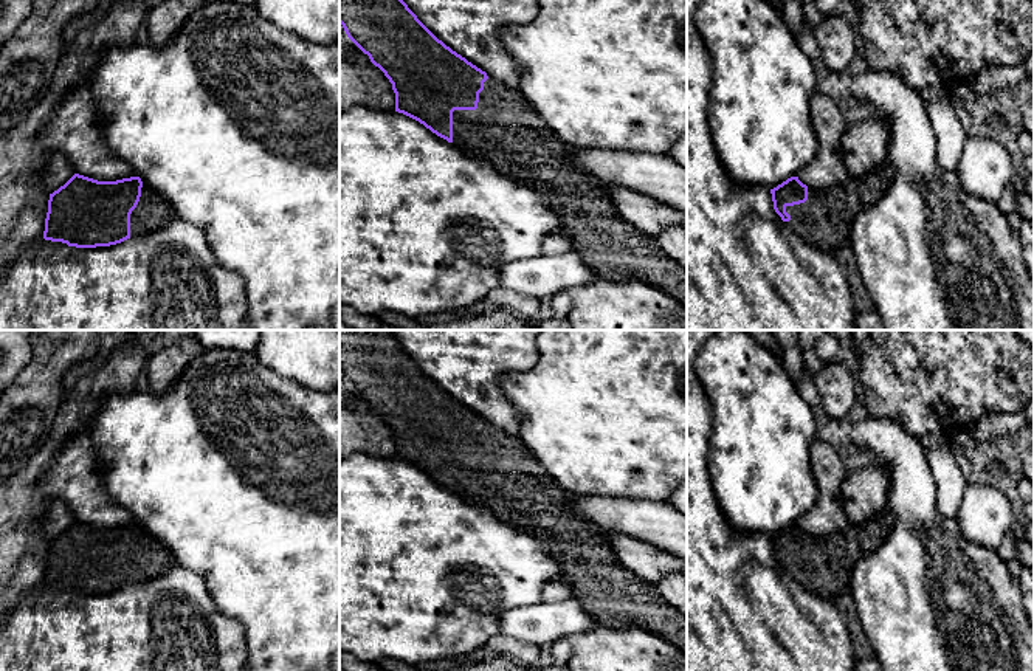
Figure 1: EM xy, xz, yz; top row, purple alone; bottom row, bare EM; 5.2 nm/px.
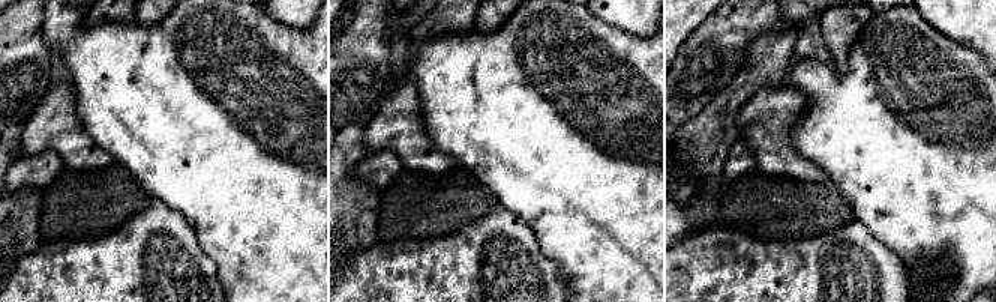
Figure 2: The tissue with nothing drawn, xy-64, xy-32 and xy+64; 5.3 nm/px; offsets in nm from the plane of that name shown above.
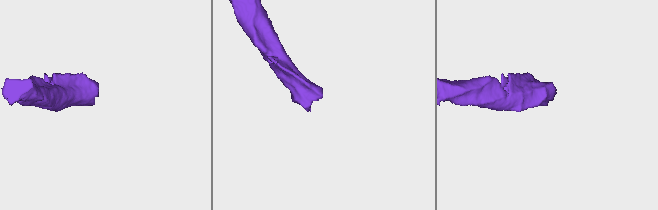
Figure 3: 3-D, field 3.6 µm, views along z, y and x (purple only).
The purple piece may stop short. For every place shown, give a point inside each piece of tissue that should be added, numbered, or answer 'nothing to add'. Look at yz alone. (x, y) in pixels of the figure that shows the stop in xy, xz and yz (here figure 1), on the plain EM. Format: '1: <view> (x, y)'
1: yz (823, 567)

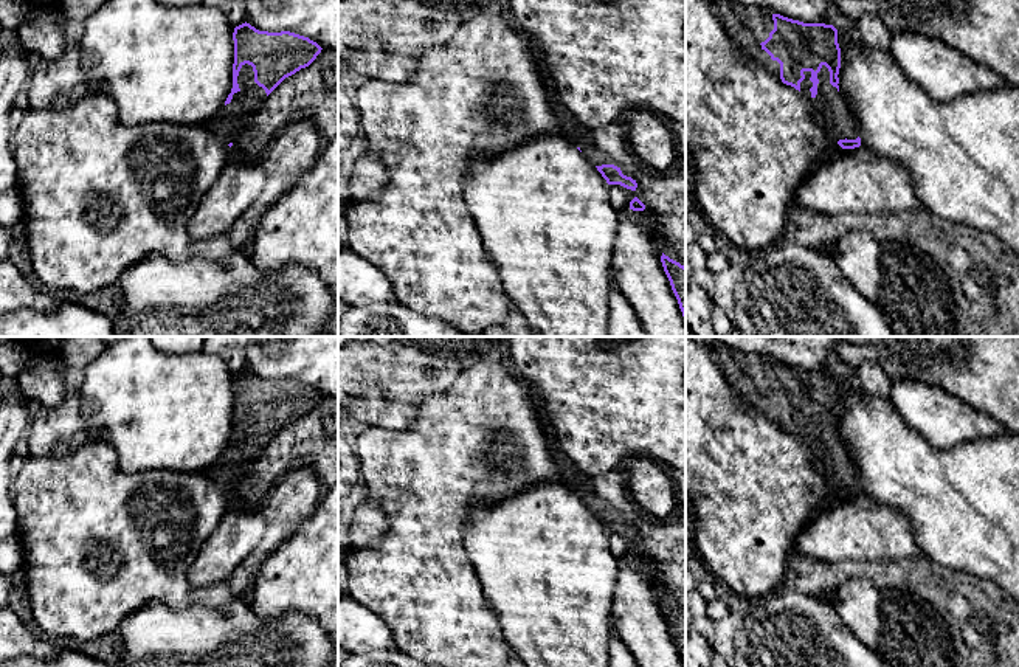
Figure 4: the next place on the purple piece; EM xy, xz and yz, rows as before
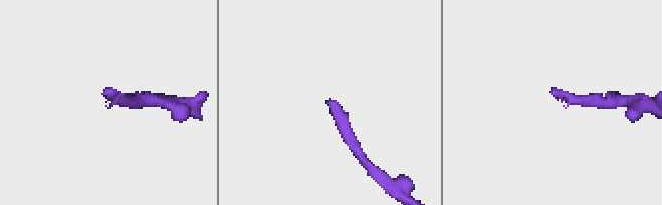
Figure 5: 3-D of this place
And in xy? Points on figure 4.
1: xy (224, 473)

